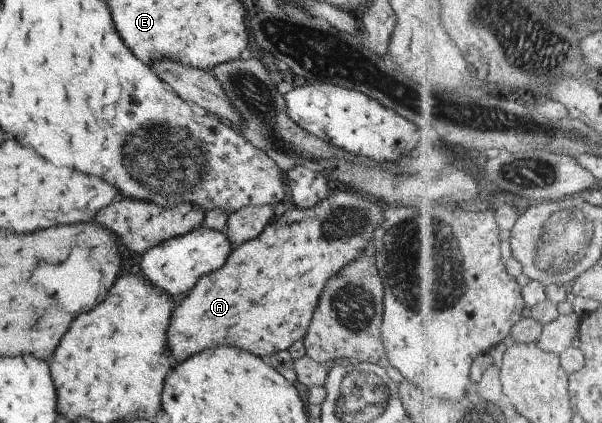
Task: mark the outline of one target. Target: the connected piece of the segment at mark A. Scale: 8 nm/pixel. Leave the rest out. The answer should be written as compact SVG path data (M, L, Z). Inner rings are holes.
M329 191L327 197L318 201L314 206L305 209L292 206L281 215L274 216L257 237L241 243L236 248L233 247L233 251L229 252L229 257L227 257L227 261L225 261L225 265L221 269L197 279L193 287L185 295L177 299L177 305L174 307L175 311L171 313L171 321L169 321L169 329L167 329L167 345L169 345L171 357L175 361L183 361L191 353L197 353L197 351L207 349L207 347L219 347L219 345L235 345L235 347L247 349L249 353L253 353L257 357L265 357L265 355L271 355L275 351L286 350L291 343L301 340L306 334L312 313L317 305L317 297L320 296L319 293L321 293L325 282L330 277L336 276L341 272L349 262L361 257L365 245L371 241L371 235L373 235L376 227L379 227L384 218L382 209L377 201L369 201L369 199L357 197L357 193L351 193L351 191Z

